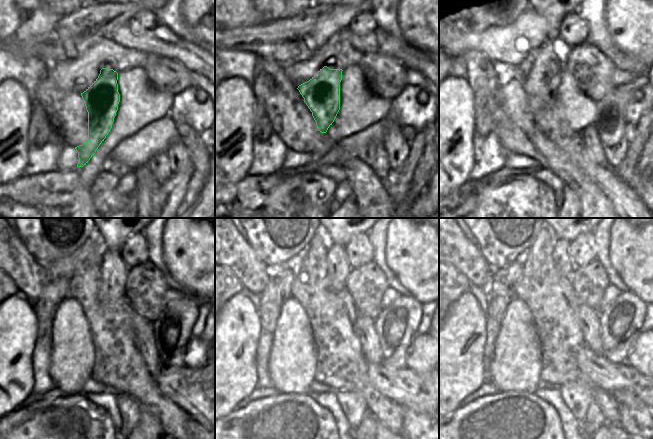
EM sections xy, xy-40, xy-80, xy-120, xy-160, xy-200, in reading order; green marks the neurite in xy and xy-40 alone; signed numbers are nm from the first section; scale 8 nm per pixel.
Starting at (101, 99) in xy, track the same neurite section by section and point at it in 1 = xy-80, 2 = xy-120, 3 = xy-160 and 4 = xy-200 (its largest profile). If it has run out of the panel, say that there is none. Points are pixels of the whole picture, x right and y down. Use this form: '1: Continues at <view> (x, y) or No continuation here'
1: Continues at xy-80 (538, 83)
2: Continues at xy-120 (108, 266)
3: Continues at xy-160 (336, 254)
4: Continues at xy-200 (560, 253).

